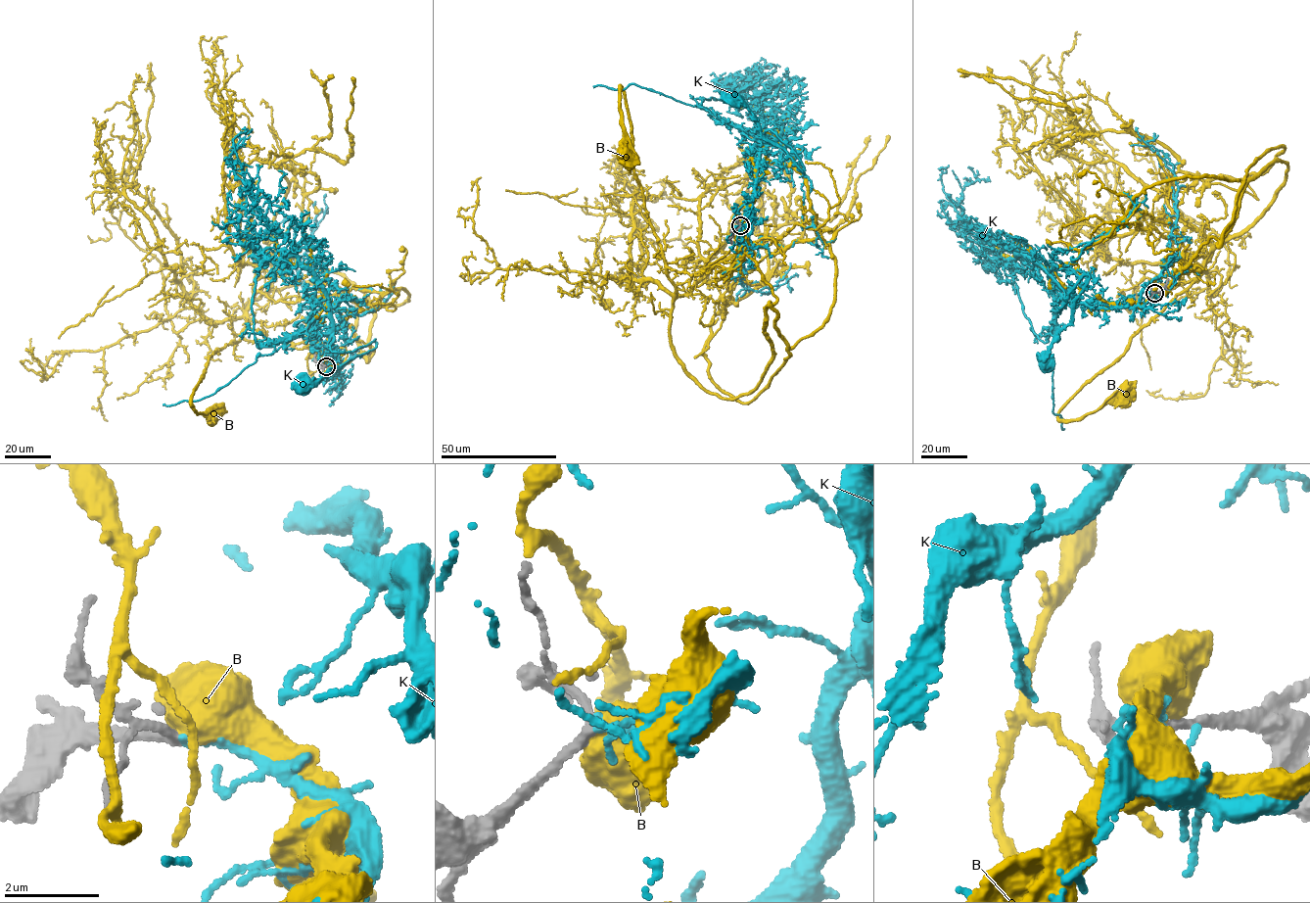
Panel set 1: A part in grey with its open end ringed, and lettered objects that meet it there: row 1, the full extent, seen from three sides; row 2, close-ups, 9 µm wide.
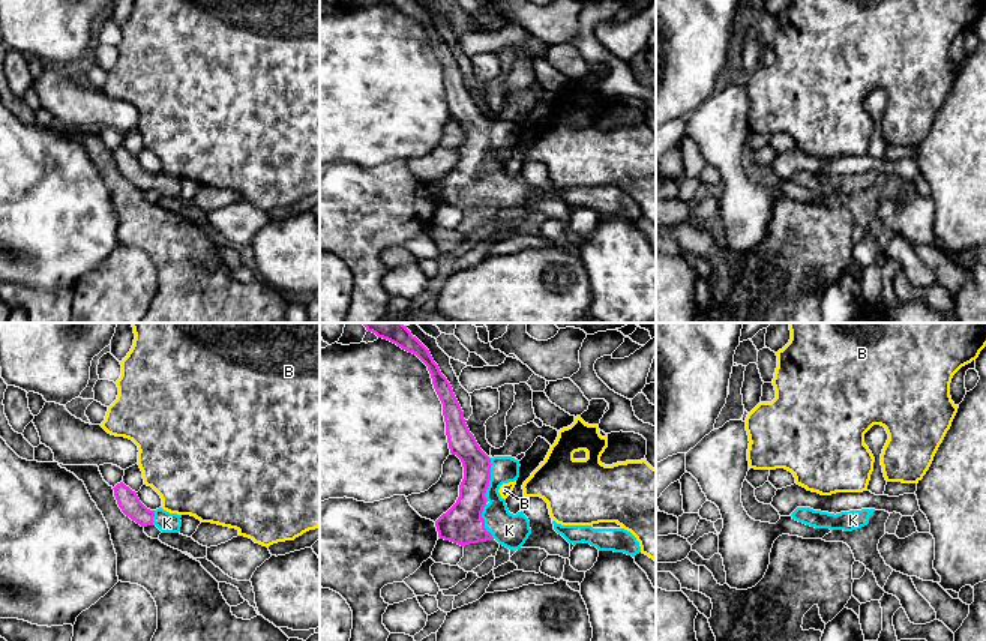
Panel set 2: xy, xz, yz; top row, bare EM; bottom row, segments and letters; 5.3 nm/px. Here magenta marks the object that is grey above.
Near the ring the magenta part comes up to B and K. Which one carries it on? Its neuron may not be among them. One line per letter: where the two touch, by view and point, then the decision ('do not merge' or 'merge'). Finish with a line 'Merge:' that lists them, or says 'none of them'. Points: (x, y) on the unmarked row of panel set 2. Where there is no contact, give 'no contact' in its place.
B: no contact | do not merge
K: xz (489, 143) | merge
Merge: K

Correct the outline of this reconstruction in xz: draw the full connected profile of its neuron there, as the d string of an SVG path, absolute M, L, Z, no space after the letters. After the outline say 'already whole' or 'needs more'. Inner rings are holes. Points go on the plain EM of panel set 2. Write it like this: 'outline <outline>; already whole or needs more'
outline M416 0L378 2L387 3L402 14L416 18L428 30L434 53L443 68L443 80L446 86L446 99L450 117L456 119L464 131L464 143L459 149L459 161L456 167L435 185L438 201L461 210L495 203L500 209L509 213L519 213L531 198L530 185L522 174L516 179L510 177L506 164L498 156L503 147L518 144L521 131L519 125L512 120L489 122L480 113L465 87L464 75L453 57L450 47L441 38L429 14Z; needs more

